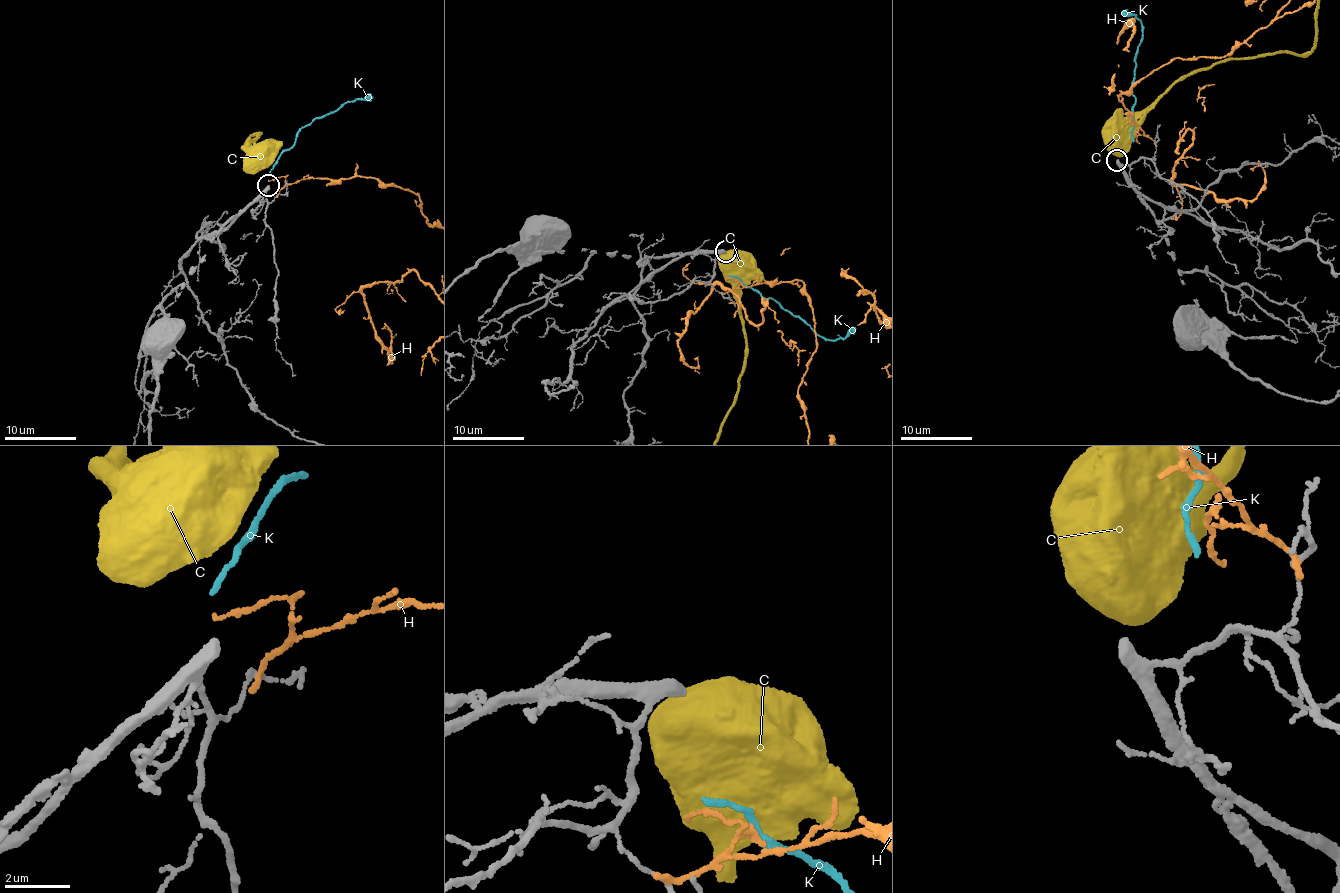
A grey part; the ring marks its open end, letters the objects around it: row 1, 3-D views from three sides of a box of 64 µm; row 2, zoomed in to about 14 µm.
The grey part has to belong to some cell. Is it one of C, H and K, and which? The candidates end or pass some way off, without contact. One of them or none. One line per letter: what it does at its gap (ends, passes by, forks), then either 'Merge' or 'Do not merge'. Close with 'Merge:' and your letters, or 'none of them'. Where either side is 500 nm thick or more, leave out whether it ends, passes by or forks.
C: Do not merge
H: It ends there. Do not merge
K: It ends there. Do not merge
Merge: none of them

